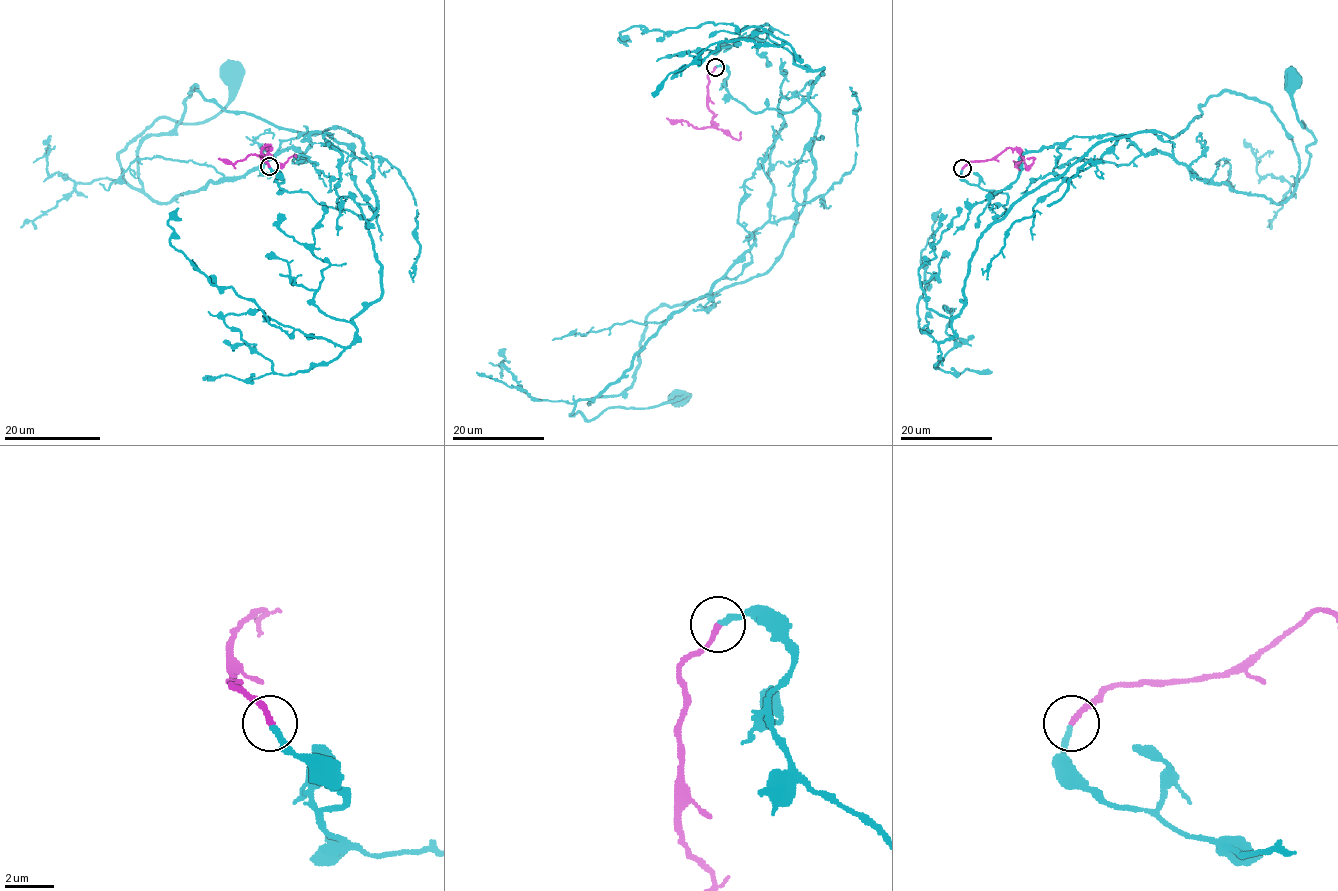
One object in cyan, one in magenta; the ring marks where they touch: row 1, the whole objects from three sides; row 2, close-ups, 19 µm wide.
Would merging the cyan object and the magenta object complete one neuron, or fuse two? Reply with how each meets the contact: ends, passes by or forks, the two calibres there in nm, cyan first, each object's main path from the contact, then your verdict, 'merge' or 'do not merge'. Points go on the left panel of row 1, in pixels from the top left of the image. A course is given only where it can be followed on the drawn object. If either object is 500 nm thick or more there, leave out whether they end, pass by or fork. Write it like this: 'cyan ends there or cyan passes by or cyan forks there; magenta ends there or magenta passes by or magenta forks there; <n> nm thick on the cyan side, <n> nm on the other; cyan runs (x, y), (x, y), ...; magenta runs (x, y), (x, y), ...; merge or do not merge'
cyan ends there; magenta ends there; 240 nm thick on the cyan side, 240 nm on the other; cyan runs (269, 167), (375, 214), (355, 135), (196, 85), (125, 179), (127, 144), (211, 119), (230, 75); magenta runs (269, 166), (262, 159), (262, 149), (266, 144), (264, 155), (248, 154), (234, 164), (218, 159); merge

